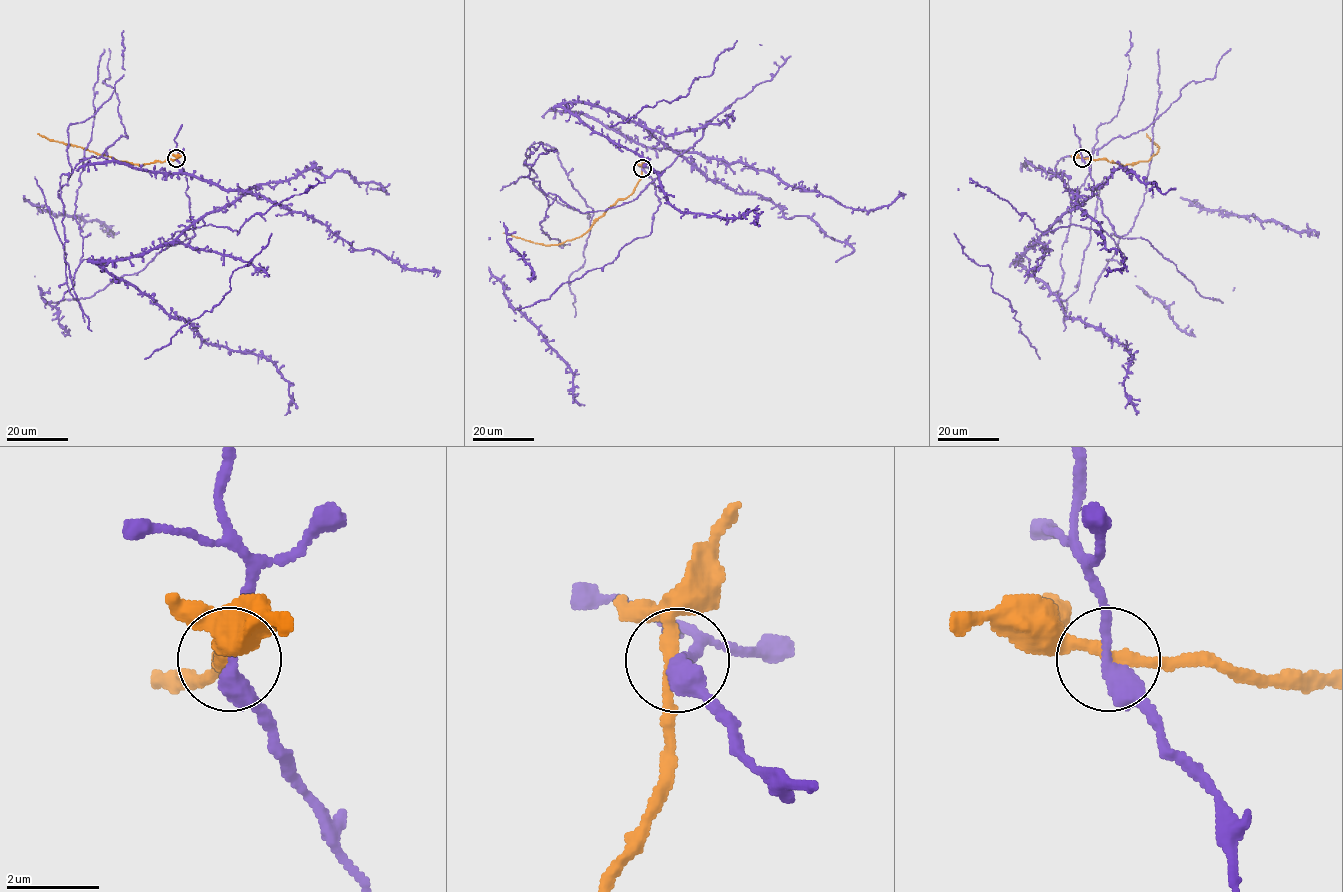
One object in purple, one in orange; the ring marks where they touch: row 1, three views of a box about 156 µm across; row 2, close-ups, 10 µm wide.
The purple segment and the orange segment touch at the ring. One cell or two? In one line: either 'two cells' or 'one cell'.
two cells

